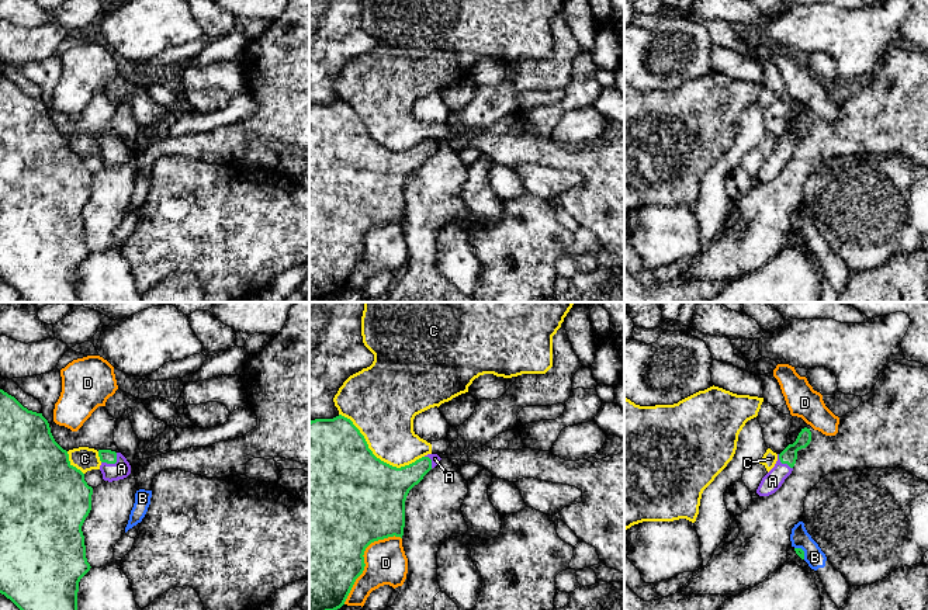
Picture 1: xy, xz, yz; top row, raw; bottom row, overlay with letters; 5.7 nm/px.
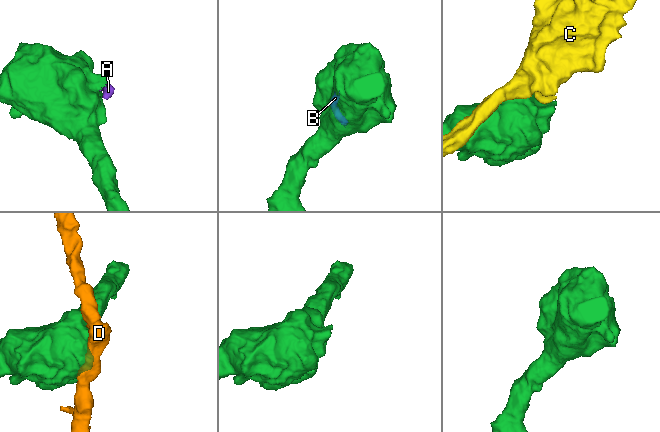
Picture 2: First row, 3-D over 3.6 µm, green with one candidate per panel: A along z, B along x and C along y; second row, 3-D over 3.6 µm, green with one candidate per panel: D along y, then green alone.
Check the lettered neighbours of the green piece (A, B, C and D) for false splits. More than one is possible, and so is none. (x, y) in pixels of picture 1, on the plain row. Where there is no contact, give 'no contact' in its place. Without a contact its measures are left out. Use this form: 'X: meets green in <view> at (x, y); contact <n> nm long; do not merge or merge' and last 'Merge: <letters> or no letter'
A: meets green in xy at (113, 148); contact 110 nm long; merge
B: meets green in yz at (803, 236); contact 90 nm long; do not merge
C: meets green in xz at (376, 142); contact 550 nm long; do not merge
D: meets green in xz at (363, 245); contact 500 nm long; do not merge
Merge: A

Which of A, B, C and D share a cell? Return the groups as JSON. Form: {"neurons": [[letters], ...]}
{"neurons": [["A"], ["B"], ["C"], ["D"]]}

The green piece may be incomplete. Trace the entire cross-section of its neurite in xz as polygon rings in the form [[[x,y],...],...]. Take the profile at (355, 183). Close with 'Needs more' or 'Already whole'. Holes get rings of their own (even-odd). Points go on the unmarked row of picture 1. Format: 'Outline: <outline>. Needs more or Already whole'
Outline: [[[342,100],[333,104],[315,104],[309,107],[309,301],[311,299],[323,299],[326,297],[335,297],[340,294],[356,264],[364,256],[364,236],[366,233],[378,225],[384,225],[388,222],[401,222],[404,221],[405,212],[405,186],[409,176],[418,170],[423,162],[434,153],[440,148],[440,142],[437,139],[427,139],[415,148],[397,153],[392,152],[380,143],[377,143],[373,136],[368,134],[368,129],[360,115],[353,110],[353,107]]]. Needs more

